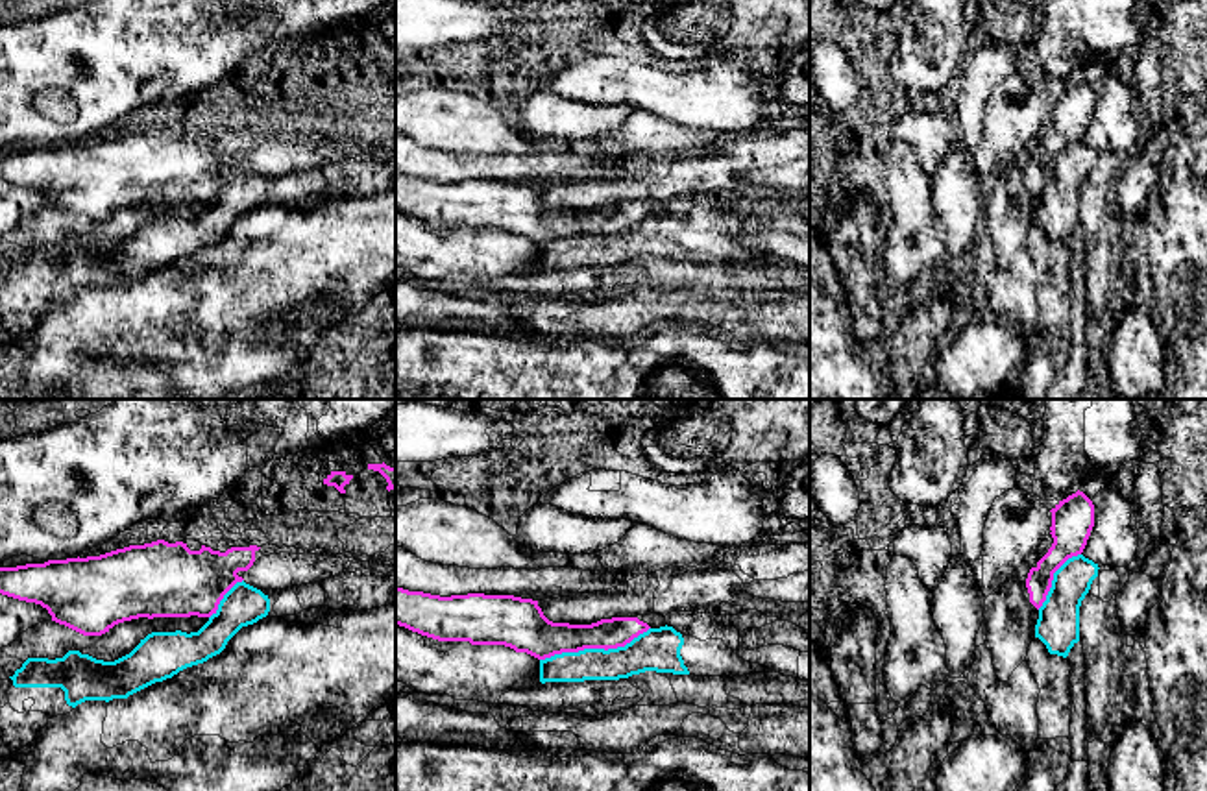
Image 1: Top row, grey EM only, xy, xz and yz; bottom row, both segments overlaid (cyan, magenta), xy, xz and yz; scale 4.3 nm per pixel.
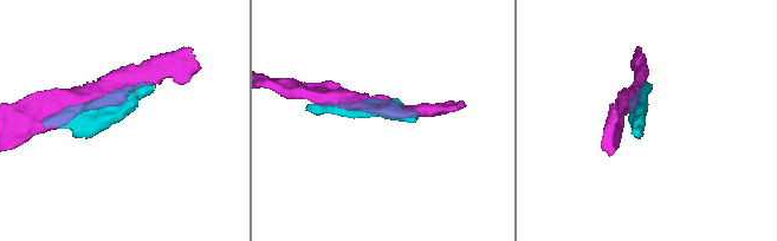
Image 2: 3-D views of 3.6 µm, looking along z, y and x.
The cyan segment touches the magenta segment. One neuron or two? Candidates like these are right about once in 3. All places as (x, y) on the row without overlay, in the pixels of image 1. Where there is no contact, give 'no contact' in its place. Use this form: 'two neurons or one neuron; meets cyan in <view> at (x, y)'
two neurons; meets cyan in xz at (594, 235)

